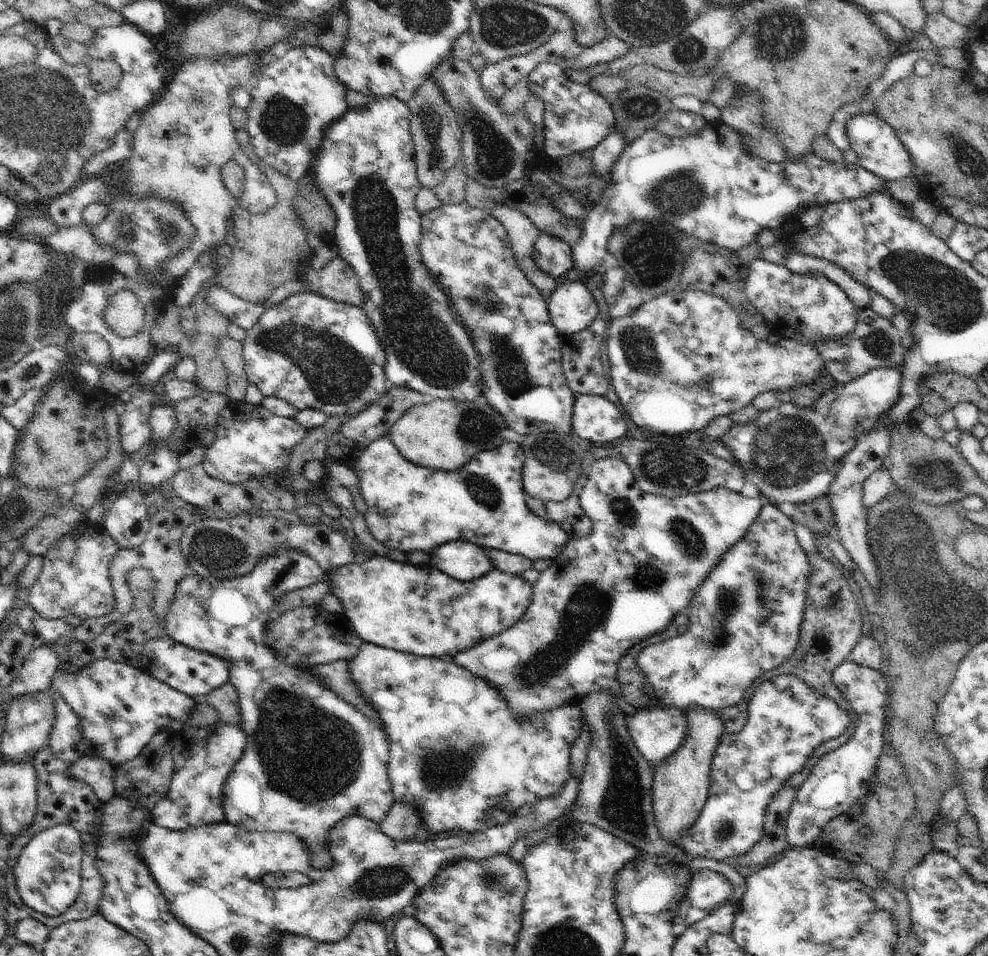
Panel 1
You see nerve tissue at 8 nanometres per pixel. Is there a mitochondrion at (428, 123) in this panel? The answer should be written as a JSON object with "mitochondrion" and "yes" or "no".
{"mitochondrion":"yes"}

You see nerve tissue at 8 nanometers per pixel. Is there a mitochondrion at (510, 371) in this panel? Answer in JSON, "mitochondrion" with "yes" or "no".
{"mitochondrion":"yes"}

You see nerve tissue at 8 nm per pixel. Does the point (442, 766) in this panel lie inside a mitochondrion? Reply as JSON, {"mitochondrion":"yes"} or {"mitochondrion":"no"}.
{"mitochondrion":"yes"}

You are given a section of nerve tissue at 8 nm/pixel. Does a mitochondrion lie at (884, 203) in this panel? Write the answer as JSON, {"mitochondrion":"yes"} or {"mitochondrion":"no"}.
{"mitochondrion":"no"}

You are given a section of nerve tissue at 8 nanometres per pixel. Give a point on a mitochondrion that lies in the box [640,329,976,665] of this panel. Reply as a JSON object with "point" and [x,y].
{"point":[789,452]}

